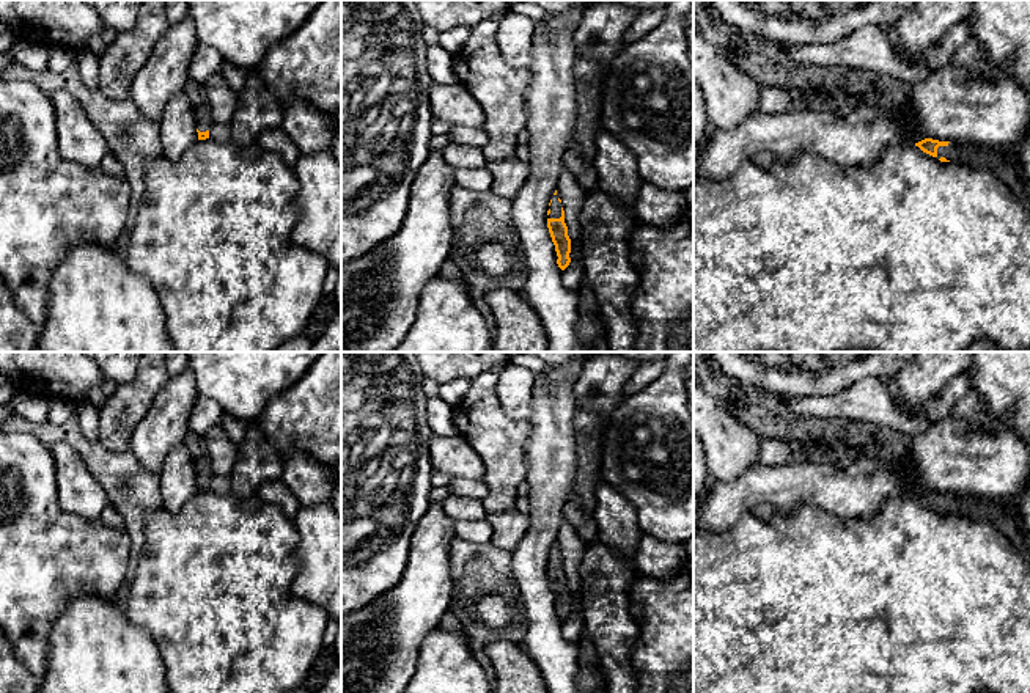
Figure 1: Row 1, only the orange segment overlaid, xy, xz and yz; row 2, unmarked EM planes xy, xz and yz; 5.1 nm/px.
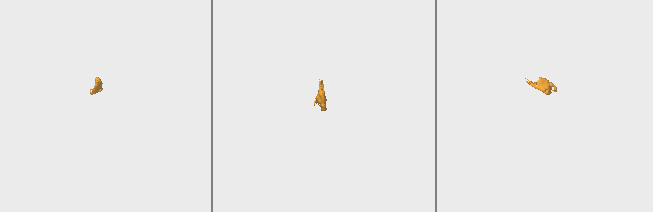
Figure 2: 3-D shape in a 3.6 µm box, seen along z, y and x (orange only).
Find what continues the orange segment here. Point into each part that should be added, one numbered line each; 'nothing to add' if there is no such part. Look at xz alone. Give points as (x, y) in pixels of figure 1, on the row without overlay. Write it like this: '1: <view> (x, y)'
1: xz (555, 558)

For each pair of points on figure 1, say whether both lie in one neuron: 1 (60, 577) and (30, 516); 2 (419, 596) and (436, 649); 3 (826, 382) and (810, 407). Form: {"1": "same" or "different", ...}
{"1": "same", "2": "different", "3": "different"}

